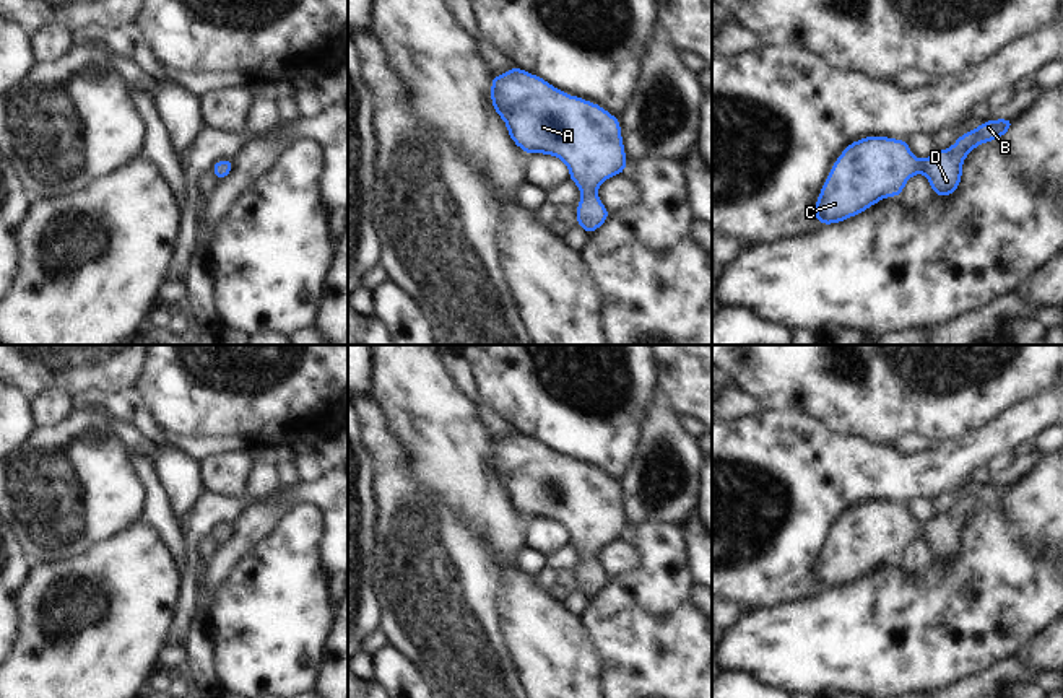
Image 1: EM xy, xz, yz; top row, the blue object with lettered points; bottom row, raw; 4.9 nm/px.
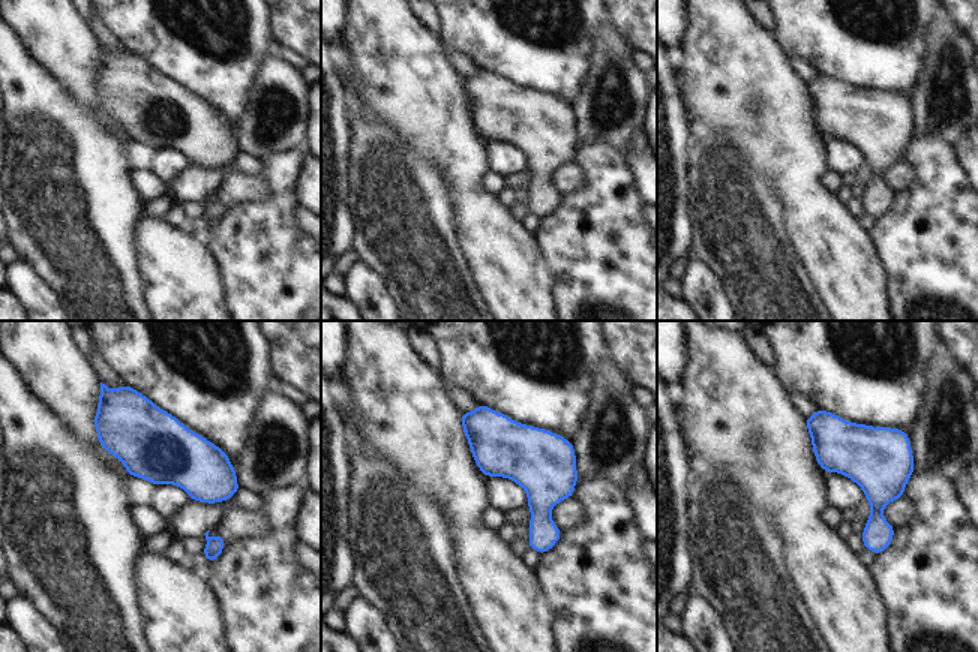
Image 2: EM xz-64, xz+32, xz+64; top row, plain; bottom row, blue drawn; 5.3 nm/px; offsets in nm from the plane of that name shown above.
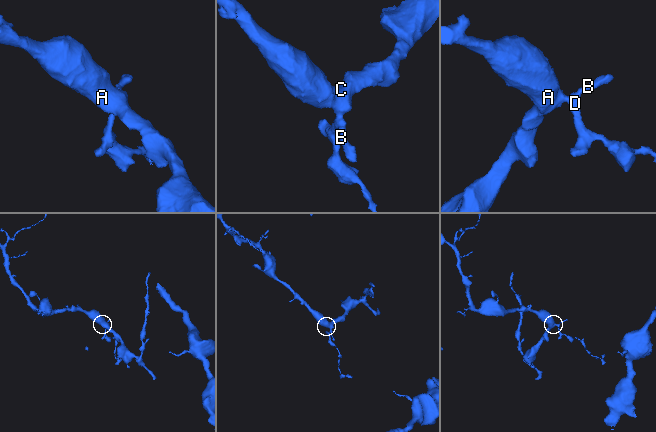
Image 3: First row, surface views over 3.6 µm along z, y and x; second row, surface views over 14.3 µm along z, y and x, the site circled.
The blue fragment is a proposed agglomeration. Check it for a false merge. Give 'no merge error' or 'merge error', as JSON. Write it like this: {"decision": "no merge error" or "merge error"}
{"decision": "no merge error"}

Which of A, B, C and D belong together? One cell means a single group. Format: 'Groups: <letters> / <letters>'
Groups: A B C D

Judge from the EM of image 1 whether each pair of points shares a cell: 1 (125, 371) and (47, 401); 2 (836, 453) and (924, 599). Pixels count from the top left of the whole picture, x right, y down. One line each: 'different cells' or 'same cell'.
1: different cells
2: different cells

